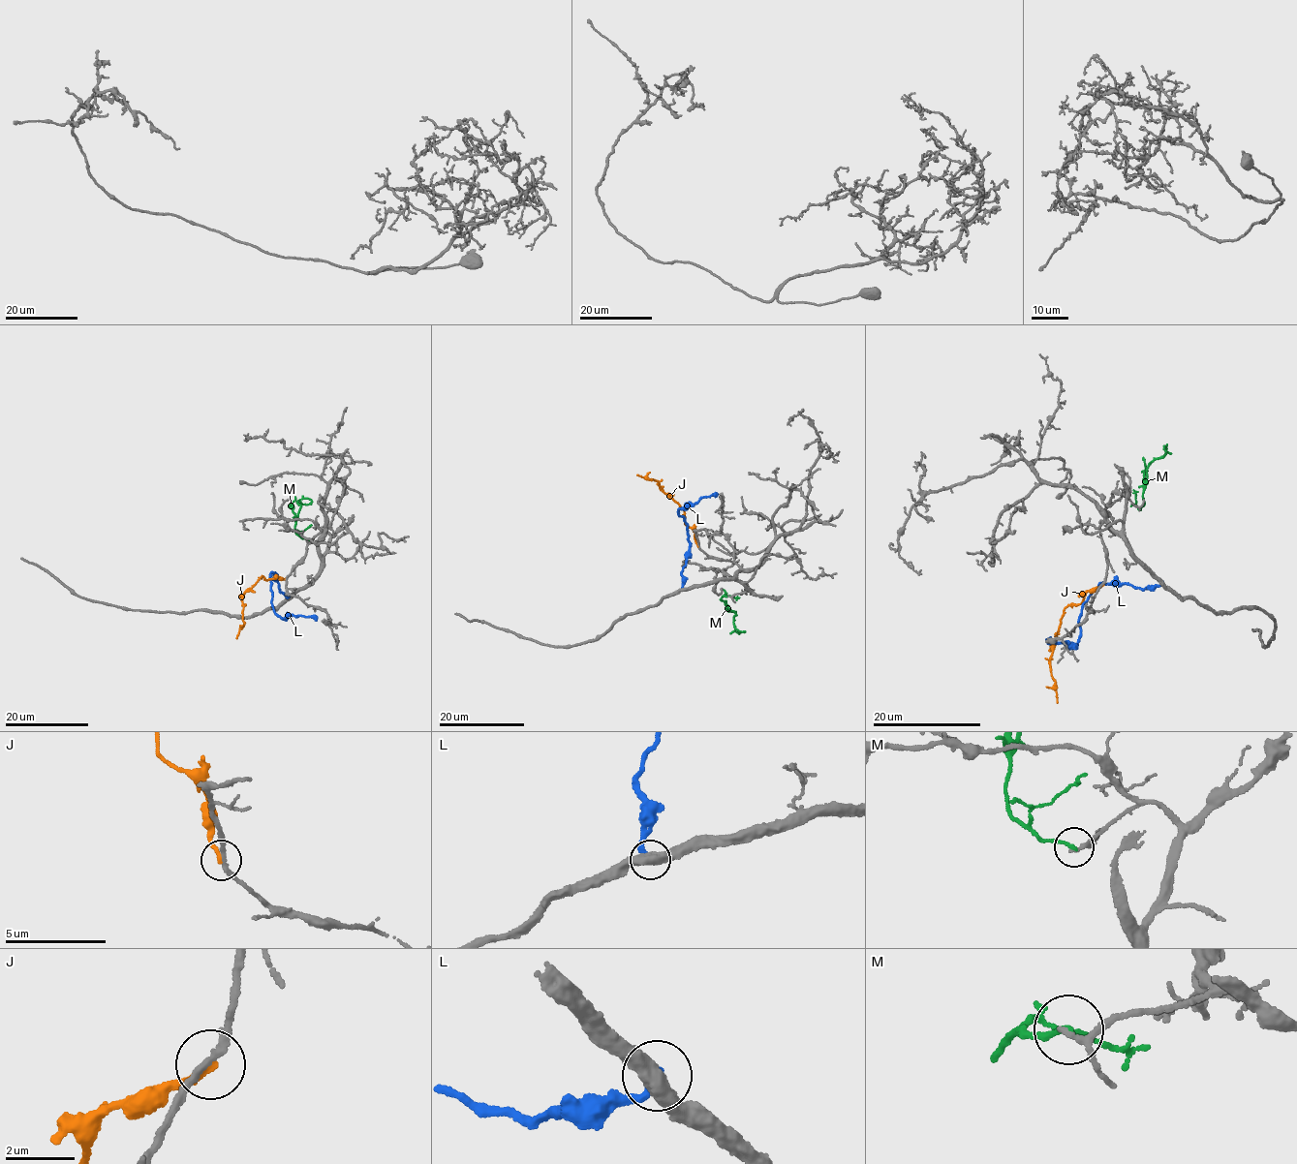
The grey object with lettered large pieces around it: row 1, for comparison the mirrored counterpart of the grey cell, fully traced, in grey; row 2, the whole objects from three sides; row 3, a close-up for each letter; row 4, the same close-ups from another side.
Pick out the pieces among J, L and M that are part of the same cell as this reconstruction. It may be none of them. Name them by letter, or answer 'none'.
none

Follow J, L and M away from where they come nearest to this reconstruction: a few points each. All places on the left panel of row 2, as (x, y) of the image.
J: (286, 579), (278, 576), (267, 581), (262, 575), (244, 593), (243, 627), (236, 638)
L: (289, 595), (279, 591), (271, 572), (274, 611), (283, 618), (303, 615), (317, 621)
M: (309, 539), (296, 533), (294, 524), (300, 506), (297, 503), (310, 504), (311, 501), (295, 501)

